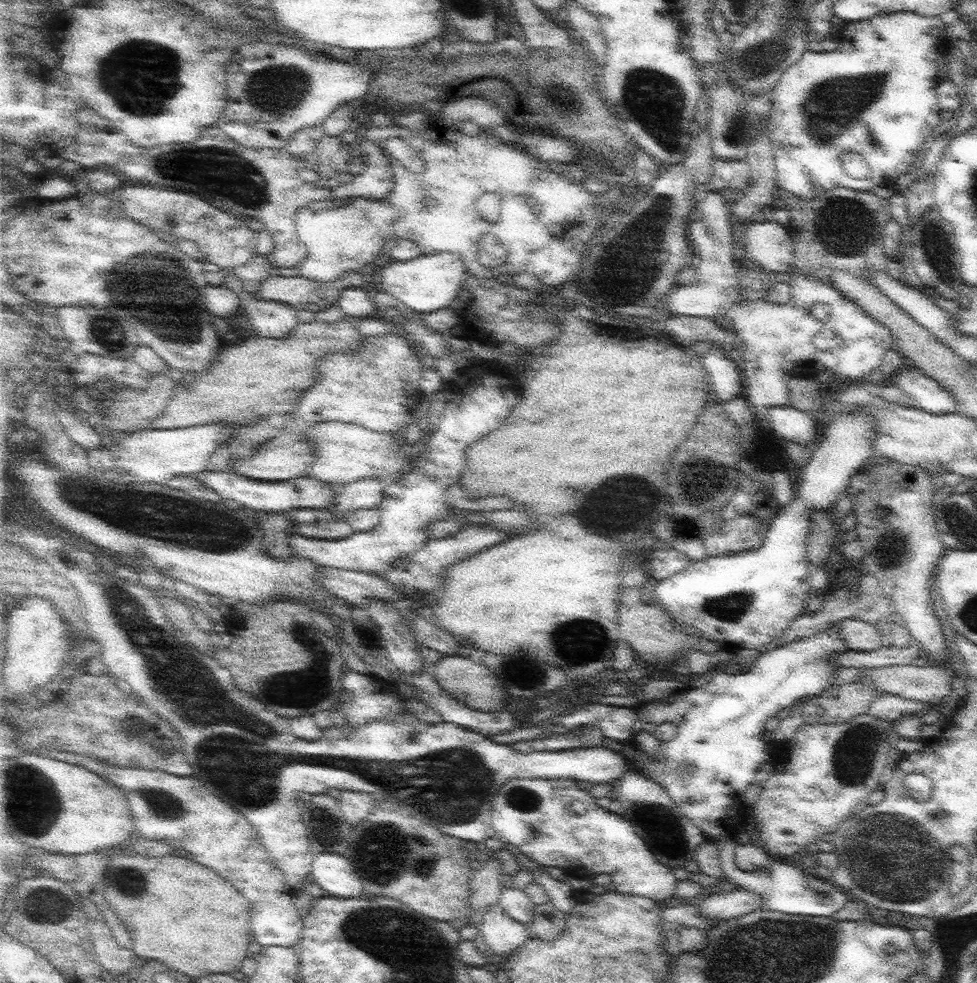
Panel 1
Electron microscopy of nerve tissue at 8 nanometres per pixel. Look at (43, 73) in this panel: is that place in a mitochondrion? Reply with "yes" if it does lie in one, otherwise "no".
no

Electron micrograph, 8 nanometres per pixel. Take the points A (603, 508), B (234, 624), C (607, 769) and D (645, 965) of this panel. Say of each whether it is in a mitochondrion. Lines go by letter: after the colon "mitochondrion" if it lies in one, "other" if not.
A: mitochondrion
B: other
C: other
D: mitochondrion

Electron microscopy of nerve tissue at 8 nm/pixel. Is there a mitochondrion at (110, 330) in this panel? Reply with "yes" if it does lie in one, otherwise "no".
yes

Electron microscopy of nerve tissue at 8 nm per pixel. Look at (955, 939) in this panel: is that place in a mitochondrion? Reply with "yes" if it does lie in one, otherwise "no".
yes

